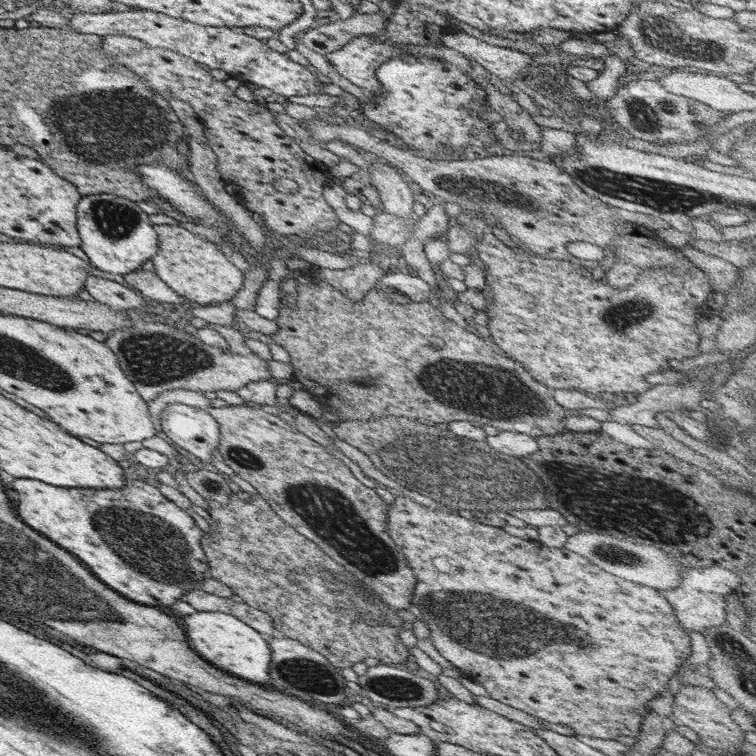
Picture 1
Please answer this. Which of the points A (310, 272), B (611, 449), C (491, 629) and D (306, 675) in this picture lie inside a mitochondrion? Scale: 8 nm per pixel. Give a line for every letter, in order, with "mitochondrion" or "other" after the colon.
A: other
B: other
C: mitochondrion
D: mitochondrion

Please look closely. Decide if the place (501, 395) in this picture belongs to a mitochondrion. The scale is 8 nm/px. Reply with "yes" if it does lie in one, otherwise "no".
yes

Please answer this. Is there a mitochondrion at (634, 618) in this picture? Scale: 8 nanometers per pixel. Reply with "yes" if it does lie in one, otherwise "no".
no

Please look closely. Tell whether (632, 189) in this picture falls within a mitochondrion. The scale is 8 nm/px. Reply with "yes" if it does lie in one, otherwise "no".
yes

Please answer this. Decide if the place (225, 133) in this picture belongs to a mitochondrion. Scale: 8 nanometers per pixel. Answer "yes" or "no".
no

